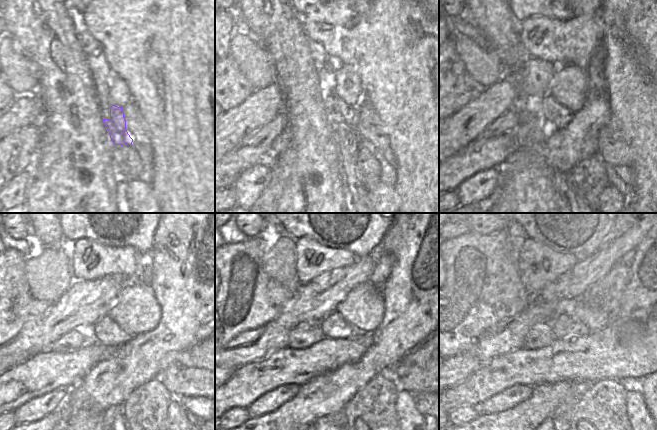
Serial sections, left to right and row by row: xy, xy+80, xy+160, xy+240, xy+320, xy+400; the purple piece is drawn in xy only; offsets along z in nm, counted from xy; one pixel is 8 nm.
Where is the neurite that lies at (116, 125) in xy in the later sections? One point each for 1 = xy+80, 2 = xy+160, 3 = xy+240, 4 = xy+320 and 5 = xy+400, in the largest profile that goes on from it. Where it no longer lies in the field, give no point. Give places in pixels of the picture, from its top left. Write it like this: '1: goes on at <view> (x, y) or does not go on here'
1: goes on at xy+80 (343, 116)
2: goes on at xy+160 (556, 115)
3: goes on at xy+240 (107, 332)
4: goes on at xy+320 (334, 326)
5: goes on at xy+400 (565, 327)

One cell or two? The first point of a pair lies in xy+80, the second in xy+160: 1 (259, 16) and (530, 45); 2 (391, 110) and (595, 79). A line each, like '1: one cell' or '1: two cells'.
1: two cells
2: two cells

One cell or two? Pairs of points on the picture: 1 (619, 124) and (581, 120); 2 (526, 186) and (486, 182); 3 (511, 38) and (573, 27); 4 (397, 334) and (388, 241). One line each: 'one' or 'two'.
1: two
2: two
3: two
4: one

